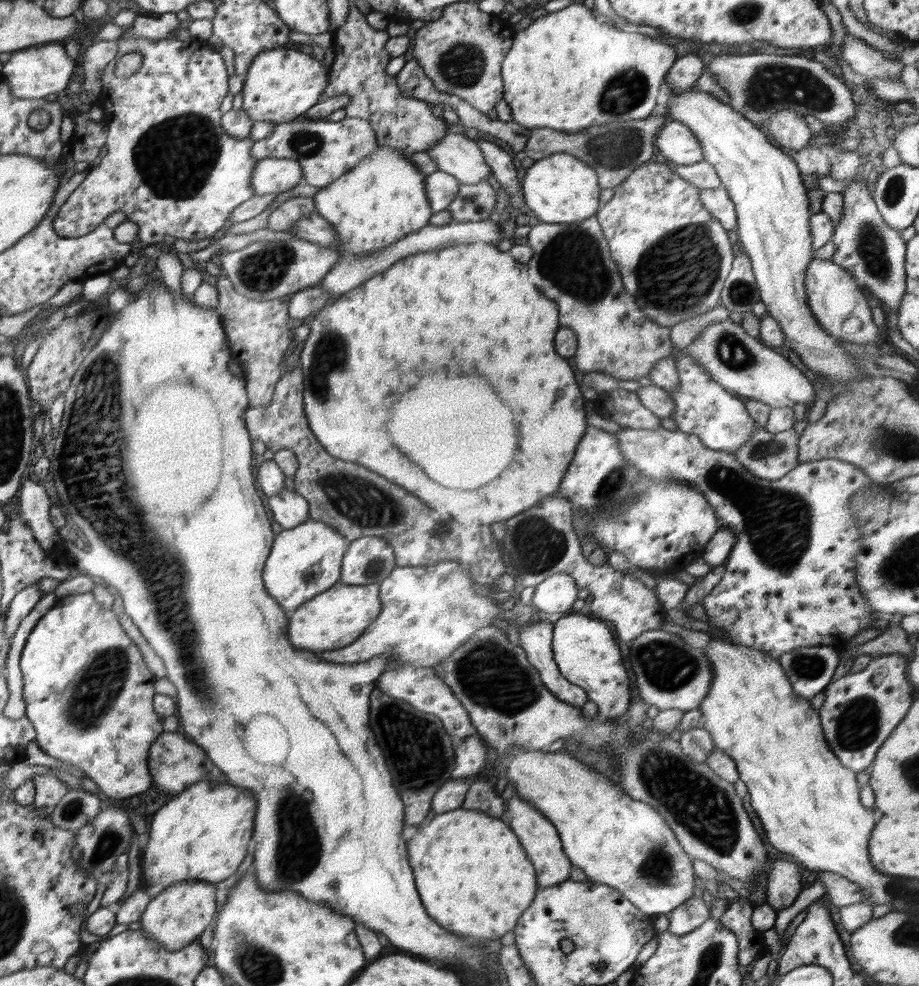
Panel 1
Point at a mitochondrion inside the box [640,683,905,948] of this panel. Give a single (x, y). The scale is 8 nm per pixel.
(857, 726)

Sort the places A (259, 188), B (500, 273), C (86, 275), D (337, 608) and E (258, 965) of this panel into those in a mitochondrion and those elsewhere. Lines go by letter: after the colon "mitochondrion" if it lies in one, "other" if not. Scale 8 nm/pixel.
A: other
B: other
C: other
D: other
E: mitochondrion

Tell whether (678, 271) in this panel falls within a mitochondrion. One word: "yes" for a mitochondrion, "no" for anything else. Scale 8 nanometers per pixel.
yes

